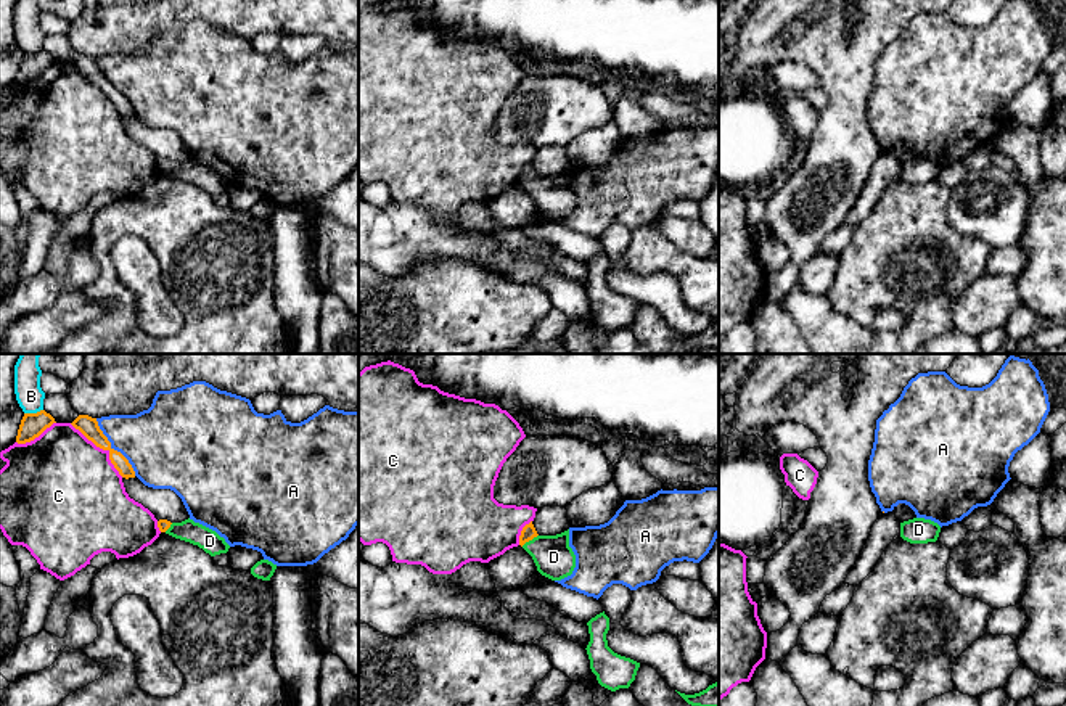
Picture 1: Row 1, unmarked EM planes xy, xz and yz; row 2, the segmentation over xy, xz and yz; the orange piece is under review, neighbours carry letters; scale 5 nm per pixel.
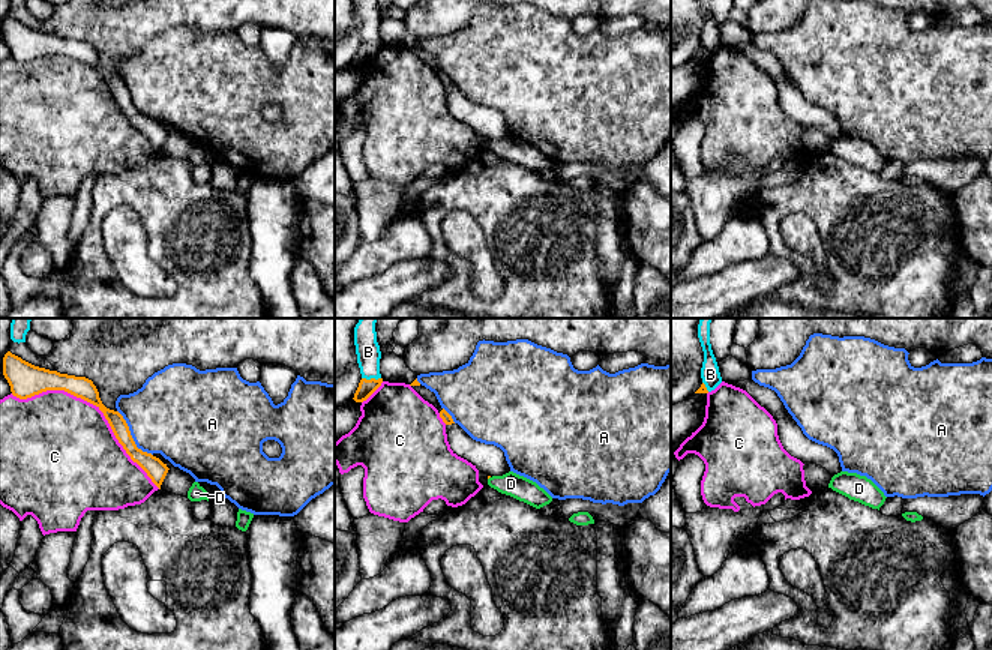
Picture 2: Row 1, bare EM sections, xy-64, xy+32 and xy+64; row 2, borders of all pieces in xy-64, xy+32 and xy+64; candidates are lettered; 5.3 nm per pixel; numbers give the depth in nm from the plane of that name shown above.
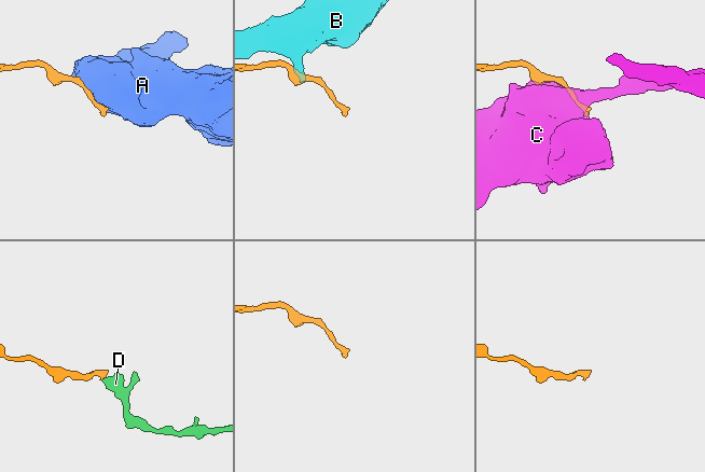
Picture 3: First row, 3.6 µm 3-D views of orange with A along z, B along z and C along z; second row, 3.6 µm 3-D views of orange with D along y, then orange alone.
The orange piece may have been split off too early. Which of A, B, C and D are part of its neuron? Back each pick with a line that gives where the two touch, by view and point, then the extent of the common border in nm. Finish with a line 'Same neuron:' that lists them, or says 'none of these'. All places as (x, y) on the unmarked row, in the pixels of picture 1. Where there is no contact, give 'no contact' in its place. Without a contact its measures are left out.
D: contact xz (529, 179); length 110 nm
Same neuron: D

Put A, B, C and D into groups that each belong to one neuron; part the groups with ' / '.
A / B / C / D

